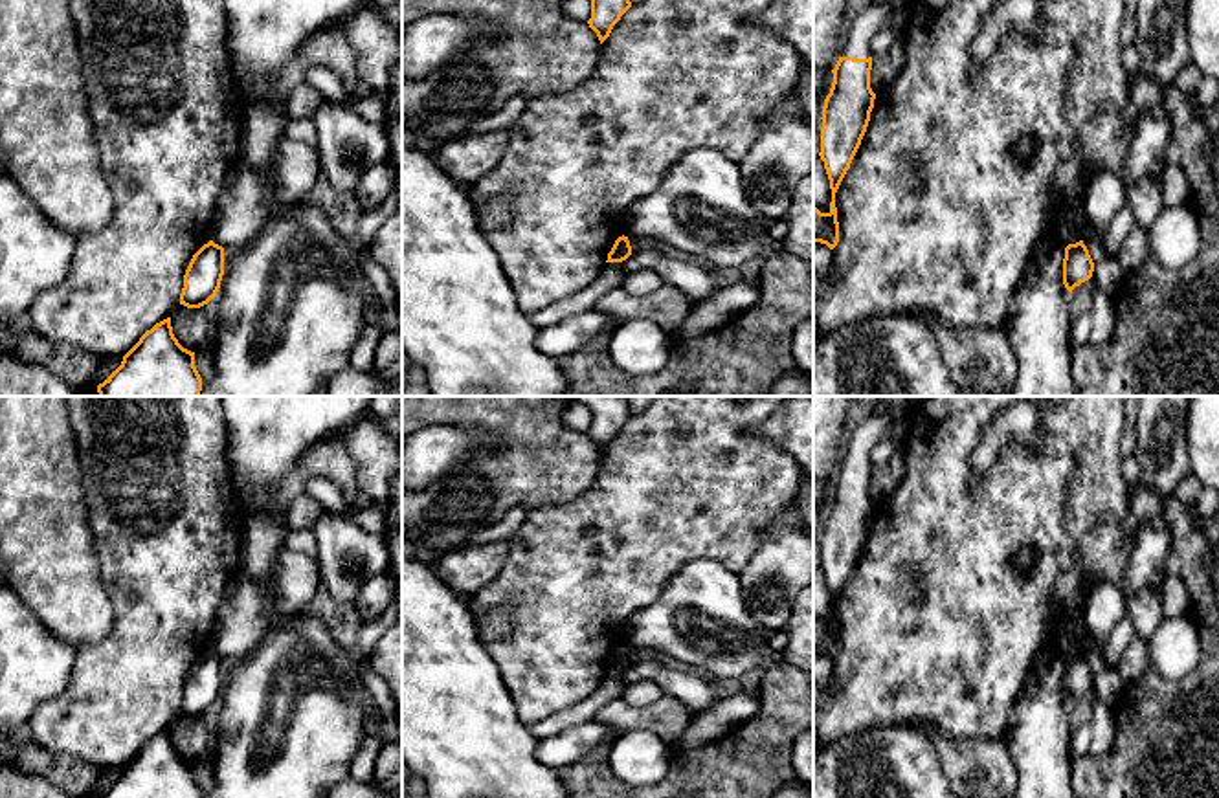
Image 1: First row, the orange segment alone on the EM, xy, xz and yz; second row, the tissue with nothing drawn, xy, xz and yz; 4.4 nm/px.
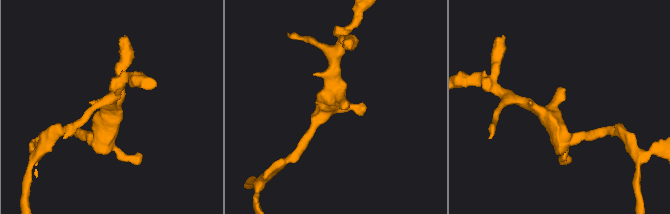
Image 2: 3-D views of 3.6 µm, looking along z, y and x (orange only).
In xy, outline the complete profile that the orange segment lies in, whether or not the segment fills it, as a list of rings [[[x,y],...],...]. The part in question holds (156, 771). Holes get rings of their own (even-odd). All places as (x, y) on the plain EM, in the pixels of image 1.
[[[167,728],[147,741],[123,767],[121,776],[97,798],[202,798],[202,789],[195,778],[195,763],[178,754]]]

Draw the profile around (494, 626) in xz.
[[[499,605],[486,613],[485,616],[475,618],[477,640],[485,646],[501,642],[512,631],[512,618],[507,605]]]

